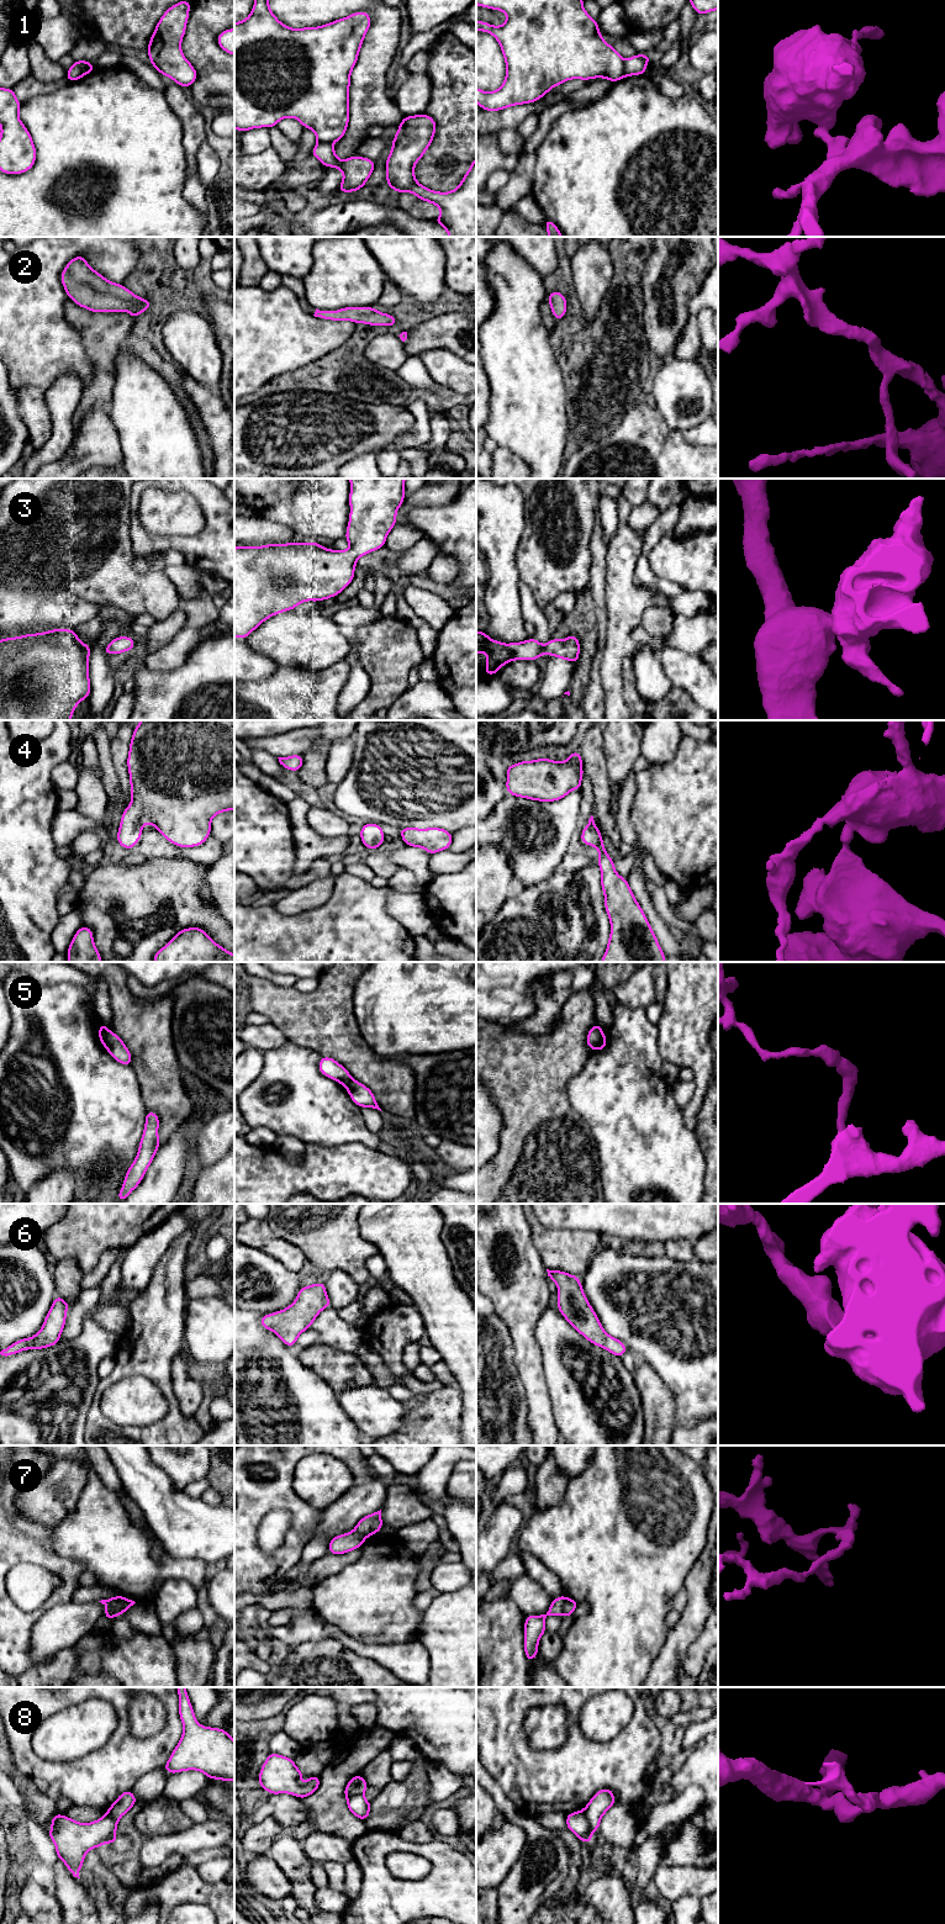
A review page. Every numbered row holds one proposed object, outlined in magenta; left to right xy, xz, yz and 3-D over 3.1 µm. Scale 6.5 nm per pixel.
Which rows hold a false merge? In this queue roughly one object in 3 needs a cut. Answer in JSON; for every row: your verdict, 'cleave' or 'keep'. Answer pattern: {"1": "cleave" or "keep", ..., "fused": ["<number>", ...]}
{"1": "cleave", "2": "keep", "3": "keep", "4": "keep", "5": "cleave", "6": "keep", "7": "cleave", "8": "cleave", "fused": ["1", "5", "7", "8"]}

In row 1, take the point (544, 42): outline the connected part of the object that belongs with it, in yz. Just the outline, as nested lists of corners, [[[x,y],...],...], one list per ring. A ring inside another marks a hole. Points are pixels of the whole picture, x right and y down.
[[[476,0],[476,5],[503,11],[507,16],[502,26],[476,21],[476,31],[487,32],[498,41],[506,62],[506,78],[497,90],[486,92],[476,88],[476,102],[481,110],[501,111],[510,106],[535,102],[550,89],[570,79],[605,78],[616,83],[624,78],[624,59],[603,39],[597,21],[586,12],[582,0]]]

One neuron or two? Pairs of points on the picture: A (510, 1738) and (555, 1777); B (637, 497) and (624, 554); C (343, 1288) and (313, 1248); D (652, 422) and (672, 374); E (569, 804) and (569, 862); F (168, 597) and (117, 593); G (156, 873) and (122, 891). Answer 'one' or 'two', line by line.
A: one
B: two
C: two
D: two
E: two
F: one
G: one

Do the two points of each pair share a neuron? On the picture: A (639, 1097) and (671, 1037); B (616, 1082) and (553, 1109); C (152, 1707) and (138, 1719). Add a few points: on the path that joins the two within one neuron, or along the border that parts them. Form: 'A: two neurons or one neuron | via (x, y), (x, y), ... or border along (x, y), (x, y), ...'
A: two neurons | border along (656, 1029), (656, 1048), (663, 1060)
B: two neurons | border along (577, 1073), (568, 1081), (566, 1095), (587, 1125)
C: one neuron | via (148, 1711), (142, 1717)

